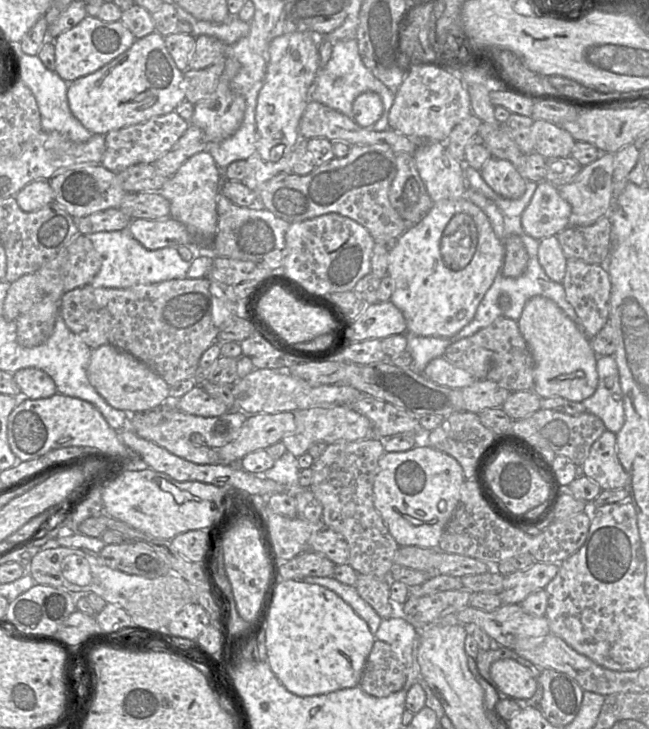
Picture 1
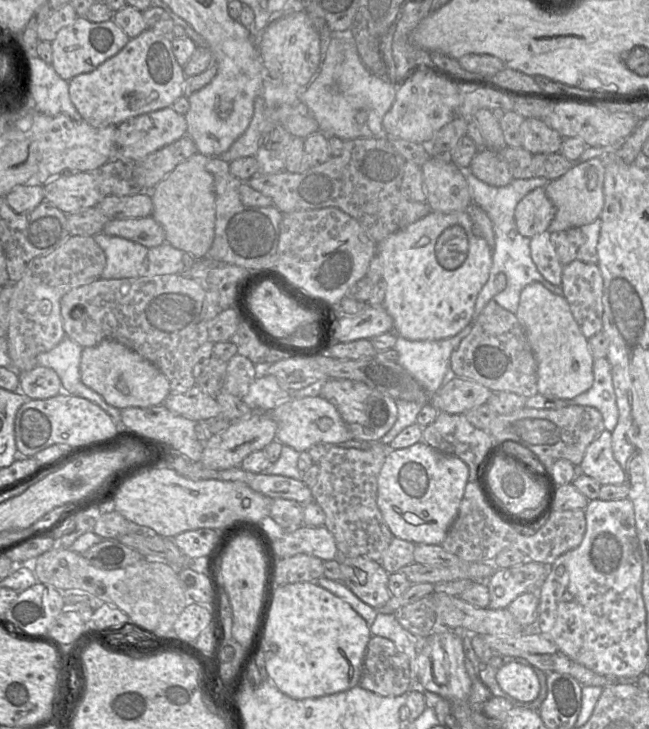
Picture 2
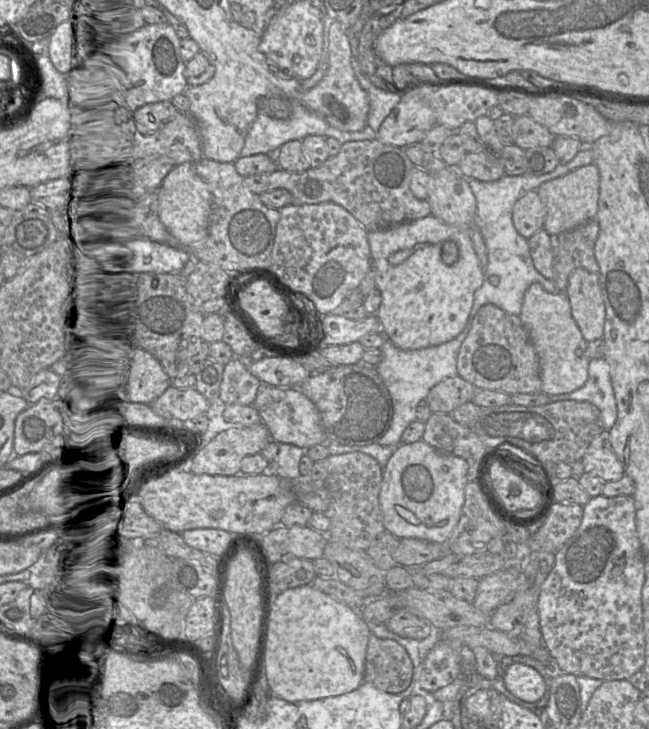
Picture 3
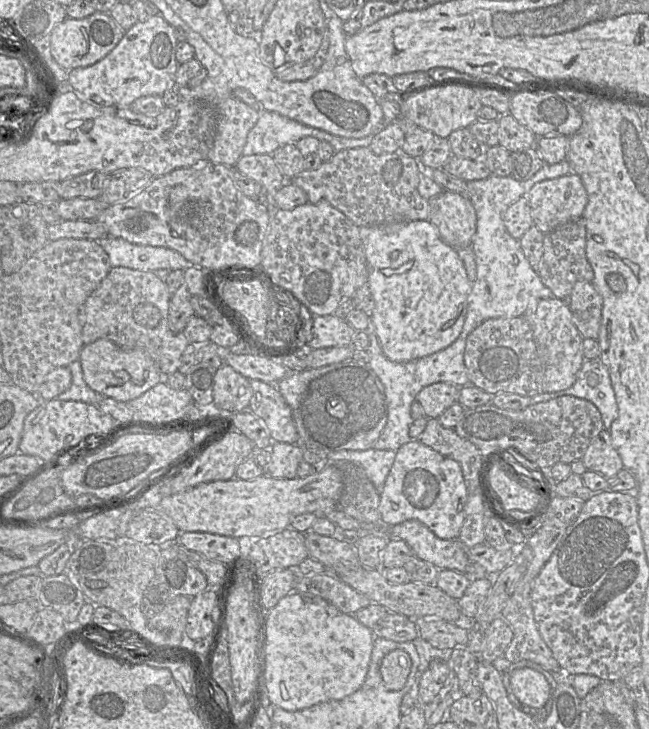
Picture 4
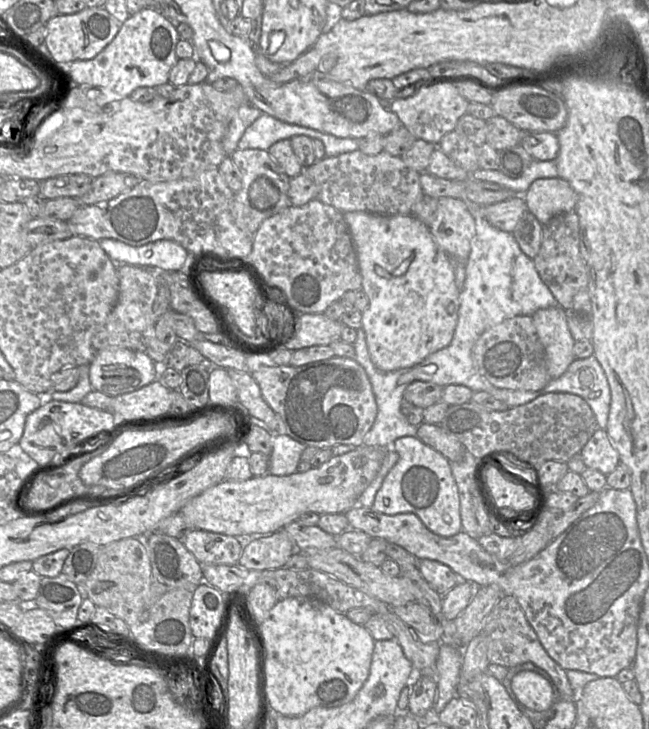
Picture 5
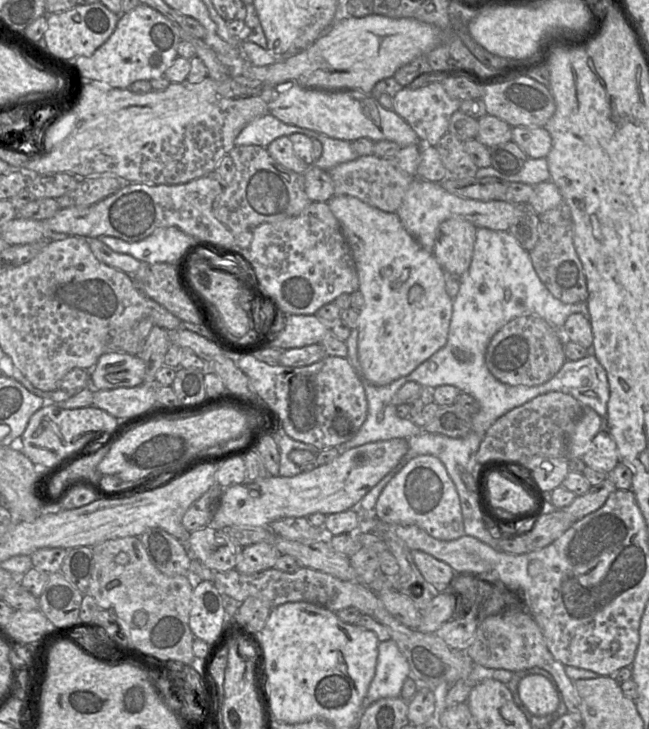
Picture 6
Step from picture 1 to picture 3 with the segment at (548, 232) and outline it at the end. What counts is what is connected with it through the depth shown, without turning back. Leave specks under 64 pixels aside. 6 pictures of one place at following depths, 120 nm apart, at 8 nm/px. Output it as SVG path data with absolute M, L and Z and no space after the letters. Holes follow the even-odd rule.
M536 190L521 196L512 209L512 222L516 231L525 239L543 229L546 207Z

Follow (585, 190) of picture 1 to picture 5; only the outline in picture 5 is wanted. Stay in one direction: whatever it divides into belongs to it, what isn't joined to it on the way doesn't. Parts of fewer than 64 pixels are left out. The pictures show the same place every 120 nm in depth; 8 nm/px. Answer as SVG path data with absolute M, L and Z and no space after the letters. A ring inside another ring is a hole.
M560 177L537 179L521 195L527 210L542 224L554 216L575 211L577 194L571 185Z

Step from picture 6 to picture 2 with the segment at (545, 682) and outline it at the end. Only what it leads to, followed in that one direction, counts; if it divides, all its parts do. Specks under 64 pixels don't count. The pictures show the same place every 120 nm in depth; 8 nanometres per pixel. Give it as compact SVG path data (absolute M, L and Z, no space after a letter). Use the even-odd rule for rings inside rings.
M516 657L500 668L497 681L503 691L519 701L531 702L540 692L540 681L532 665Z

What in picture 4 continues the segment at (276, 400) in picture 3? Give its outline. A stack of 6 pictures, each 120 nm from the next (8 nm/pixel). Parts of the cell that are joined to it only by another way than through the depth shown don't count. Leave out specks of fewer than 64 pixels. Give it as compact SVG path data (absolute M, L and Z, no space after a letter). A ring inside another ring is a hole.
M250 380L252 398L250 410L268 430L272 442L296 444L298 433L292 419L291 408L276 385Z

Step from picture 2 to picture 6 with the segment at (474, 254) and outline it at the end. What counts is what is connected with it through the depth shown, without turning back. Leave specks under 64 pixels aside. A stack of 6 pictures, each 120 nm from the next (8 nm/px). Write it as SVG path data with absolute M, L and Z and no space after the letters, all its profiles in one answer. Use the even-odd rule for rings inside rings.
M339 195L333 196L327 201L329 208L335 218L339 221L342 233L351 254L355 269L359 279L359 289L363 294L364 306L359 312L358 318L358 360L362 368L362 372L367 381L374 386L386 386L393 381L409 375L420 364L429 359L434 353L440 350L447 343L448 331L453 310L453 300L446 291L445 276L446 272L435 259L433 253L427 252L422 246L405 230L400 218L395 213L384 212L380 209L372 207L358 198Z

